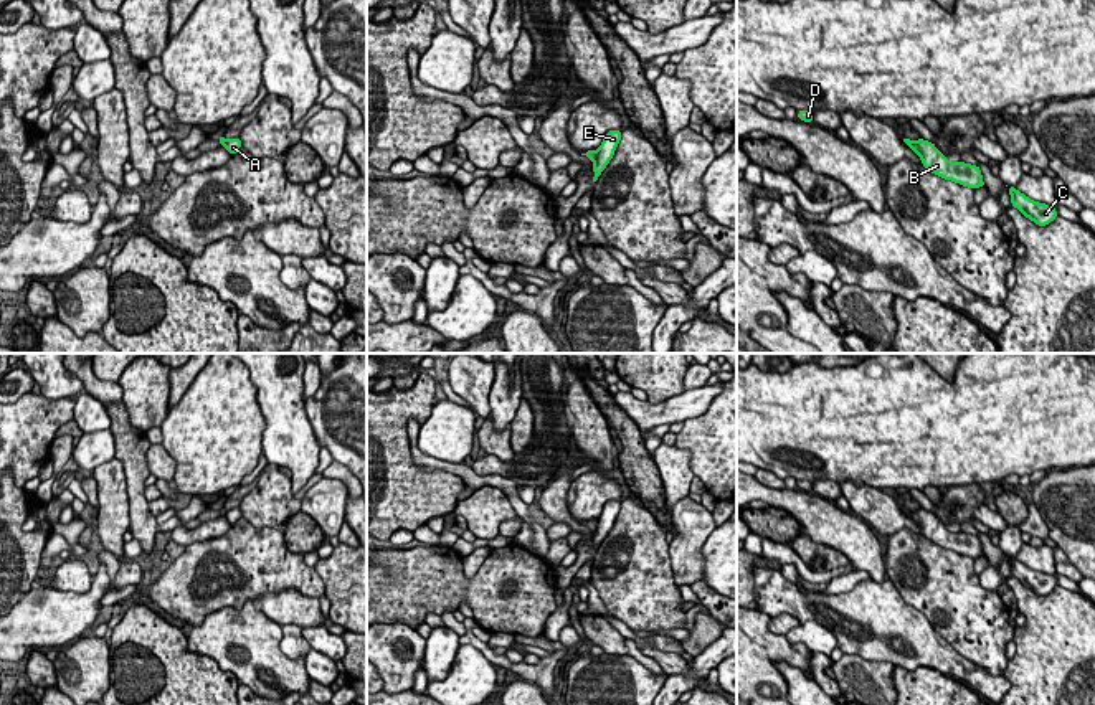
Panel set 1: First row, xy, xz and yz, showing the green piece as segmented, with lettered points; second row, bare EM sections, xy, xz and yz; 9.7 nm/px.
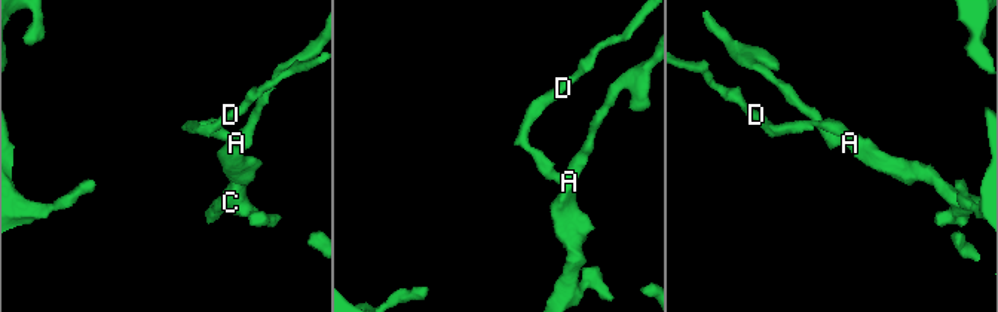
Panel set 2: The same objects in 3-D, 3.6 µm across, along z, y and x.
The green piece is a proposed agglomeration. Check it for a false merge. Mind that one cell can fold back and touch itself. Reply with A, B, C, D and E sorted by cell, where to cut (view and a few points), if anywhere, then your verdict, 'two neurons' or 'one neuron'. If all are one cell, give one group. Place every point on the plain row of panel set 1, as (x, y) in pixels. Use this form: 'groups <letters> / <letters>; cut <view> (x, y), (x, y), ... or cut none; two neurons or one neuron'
groups A B C E / D; cut xz (598, 520), (595, 532); two neurons

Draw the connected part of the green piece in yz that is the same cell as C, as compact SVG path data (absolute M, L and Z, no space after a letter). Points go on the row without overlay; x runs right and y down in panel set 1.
M1007 556L1011 563L1011 573L1017 578L1026 588L1032 589L1039 596L1047 596L1055 589L1057 581L1052 575L1039 573L1027 568L1024 563L1017 561L1016 556Z

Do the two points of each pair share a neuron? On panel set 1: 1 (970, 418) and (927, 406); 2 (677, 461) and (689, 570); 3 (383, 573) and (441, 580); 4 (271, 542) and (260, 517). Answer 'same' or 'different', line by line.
1: same
2: same
3: same
4: different

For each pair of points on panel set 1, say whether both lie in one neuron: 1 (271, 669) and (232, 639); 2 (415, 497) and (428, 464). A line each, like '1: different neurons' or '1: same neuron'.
1: same neuron
2: different neurons

